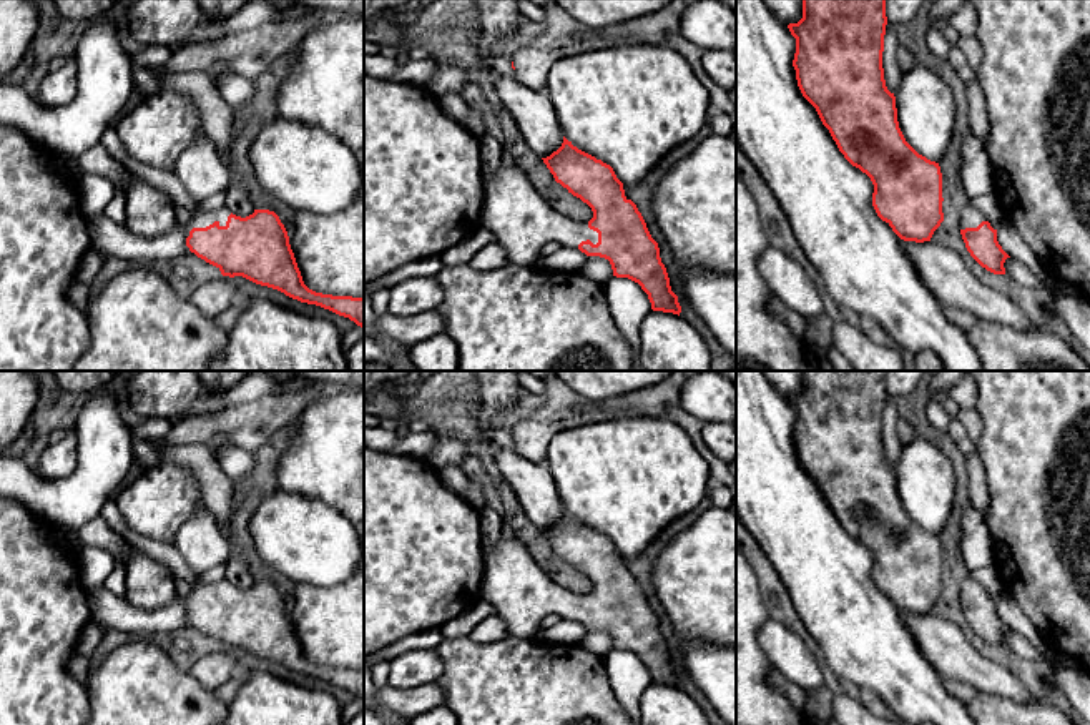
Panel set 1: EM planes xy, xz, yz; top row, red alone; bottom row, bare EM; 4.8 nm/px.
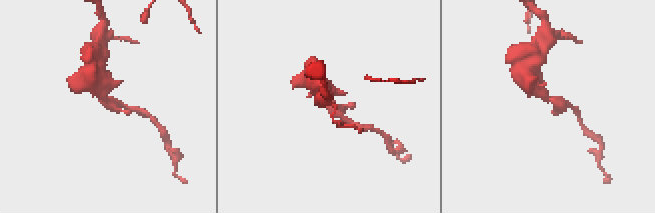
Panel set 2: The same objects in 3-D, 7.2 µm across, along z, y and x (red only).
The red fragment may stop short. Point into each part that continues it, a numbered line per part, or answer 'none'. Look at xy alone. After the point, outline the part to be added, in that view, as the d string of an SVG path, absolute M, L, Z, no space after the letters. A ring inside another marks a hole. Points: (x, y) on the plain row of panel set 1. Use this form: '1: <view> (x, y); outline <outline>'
1: xy (150, 586); outline M135 545L121 564L126 572L125 599L130 605L141 610L158 610L176 600L181 600L188 610L193 600L206 600L214 594L219 599L226 599L231 587L228 580L208 584L196 579L193 585L186 587L186 594L181 597L169 569Z

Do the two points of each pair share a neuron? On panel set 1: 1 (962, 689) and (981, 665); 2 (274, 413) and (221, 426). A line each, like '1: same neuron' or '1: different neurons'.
1: different neurons
2: same neuron

